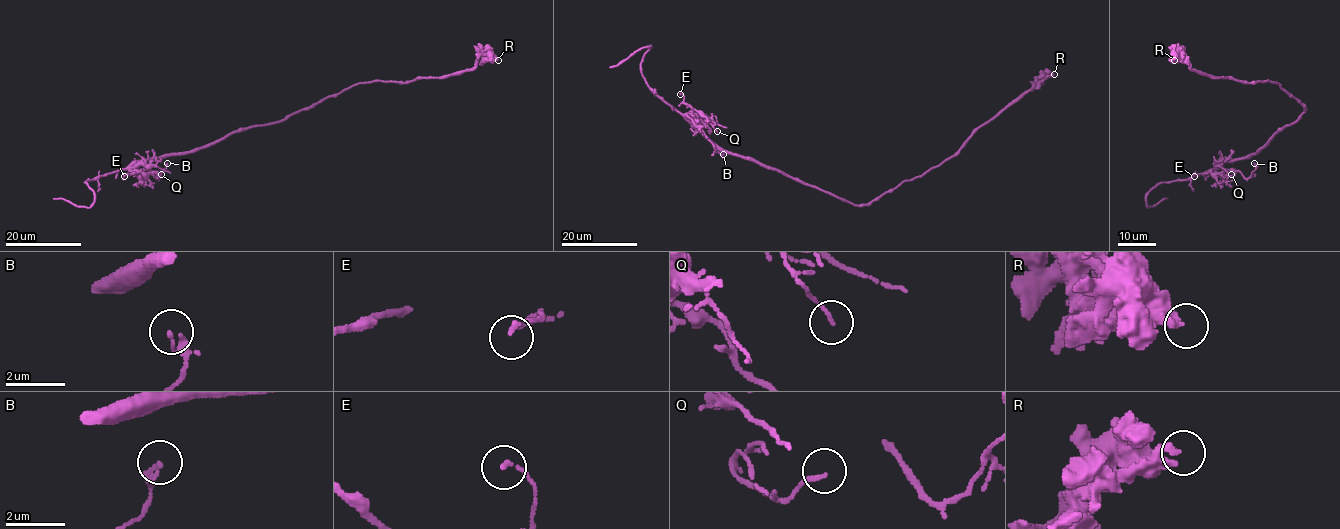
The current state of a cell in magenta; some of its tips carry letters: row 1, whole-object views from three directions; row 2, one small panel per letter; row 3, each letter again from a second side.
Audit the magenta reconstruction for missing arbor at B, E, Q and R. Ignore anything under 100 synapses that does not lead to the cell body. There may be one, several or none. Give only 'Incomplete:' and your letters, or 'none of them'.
Incomplete: none of them

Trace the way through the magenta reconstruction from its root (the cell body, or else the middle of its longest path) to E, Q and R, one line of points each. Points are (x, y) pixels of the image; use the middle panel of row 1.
E: (811, 186), (753, 161), (720, 151), (687, 118), (693, 109), (684, 102), (684, 96), (680, 94)
Q: (811, 186), (753, 161), (720, 151), (686, 115), (693, 110), (699, 111), (717, 131)
R: (811, 186), (855, 205), (867, 205), (903, 181), (921, 177), (951, 158), (978, 128), (1042, 79), (1054, 74)

